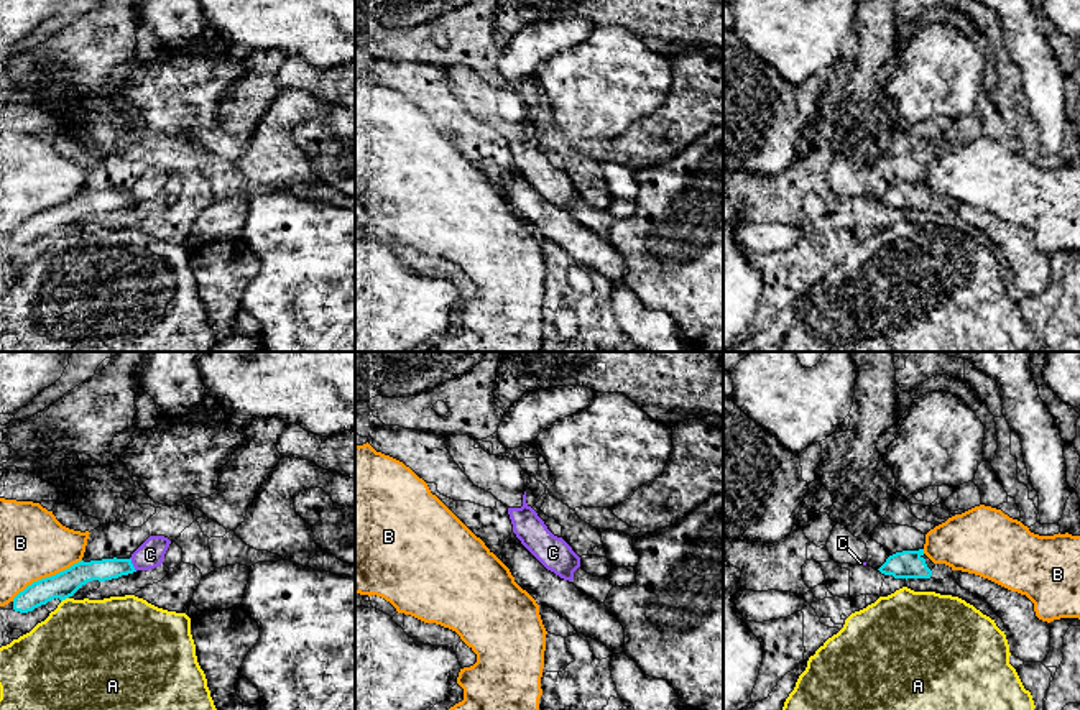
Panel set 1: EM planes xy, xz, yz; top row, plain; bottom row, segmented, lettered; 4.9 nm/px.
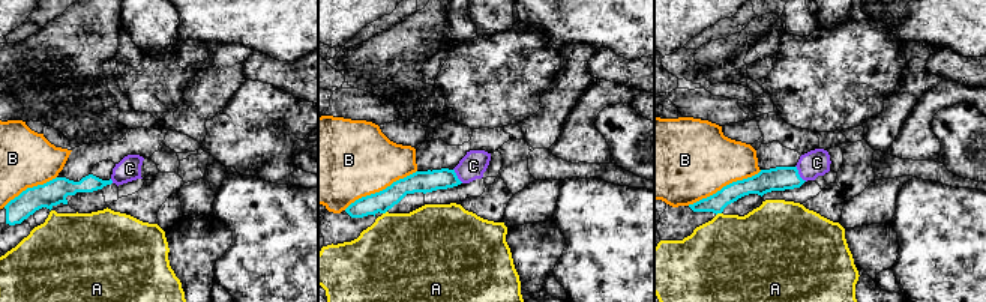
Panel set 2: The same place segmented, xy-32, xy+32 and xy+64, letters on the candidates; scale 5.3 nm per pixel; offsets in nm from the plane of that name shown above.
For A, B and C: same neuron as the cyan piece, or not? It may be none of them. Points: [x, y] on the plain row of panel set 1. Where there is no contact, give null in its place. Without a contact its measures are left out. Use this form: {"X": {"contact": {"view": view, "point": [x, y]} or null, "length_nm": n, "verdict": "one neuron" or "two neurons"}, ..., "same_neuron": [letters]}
{"A": {"contact": {"view": "xy", "point": [64, 230]}, "length_nm": 50, "verdict": "two neurons"}, "B": {"contact": {"view": "xy", "point": [46, 209]}, "length_nm": 400, "verdict": "two neurons"}, "C": {"contact": {"view": "xy", "point": [132, 196]}, "length_nm": 80, "verdict": "two neurons"}, "same_neuron": []}

